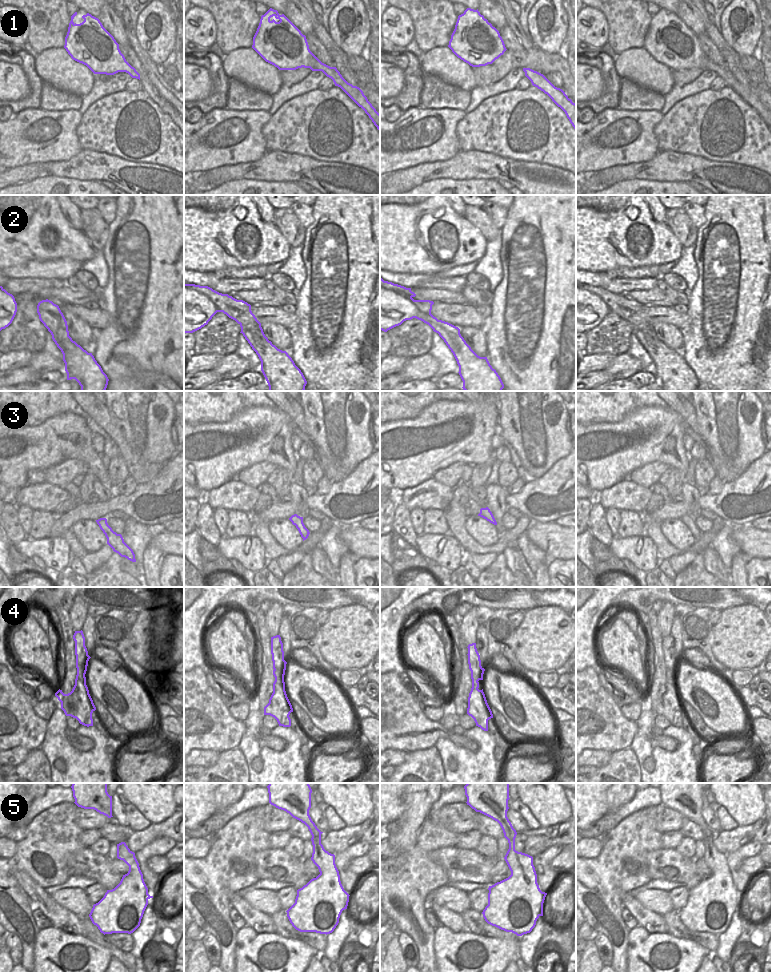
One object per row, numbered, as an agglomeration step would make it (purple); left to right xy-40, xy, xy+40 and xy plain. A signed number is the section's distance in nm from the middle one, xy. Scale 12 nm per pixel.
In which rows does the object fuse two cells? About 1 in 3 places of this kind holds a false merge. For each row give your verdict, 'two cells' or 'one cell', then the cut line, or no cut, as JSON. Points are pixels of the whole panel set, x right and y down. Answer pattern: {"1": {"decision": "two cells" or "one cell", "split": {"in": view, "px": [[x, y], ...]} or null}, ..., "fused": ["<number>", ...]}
{"1": {"decision": "one cell", "split": null}, "2": {"decision": "one cell", "split": null}, "3": {"decision": "one cell", "split": null}, "4": {"decision": "two cells", "split": {"in": "xy-40", "px": [[76, 663], [80, 665], [81, 681], [85, 684]]}}, "5": {"decision": "one cell", "split": null}, "fused": ["4"]}

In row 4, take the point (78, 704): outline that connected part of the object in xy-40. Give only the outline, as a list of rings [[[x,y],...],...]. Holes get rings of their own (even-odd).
[[[76,664],[77,675],[72,691],[64,694],[58,690],[55,696],[61,702],[61,709],[66,716],[76,718],[84,726],[93,726],[92,713],[96,710],[86,684],[81,682],[81,665]]]

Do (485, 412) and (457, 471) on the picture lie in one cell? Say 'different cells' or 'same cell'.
different cells

